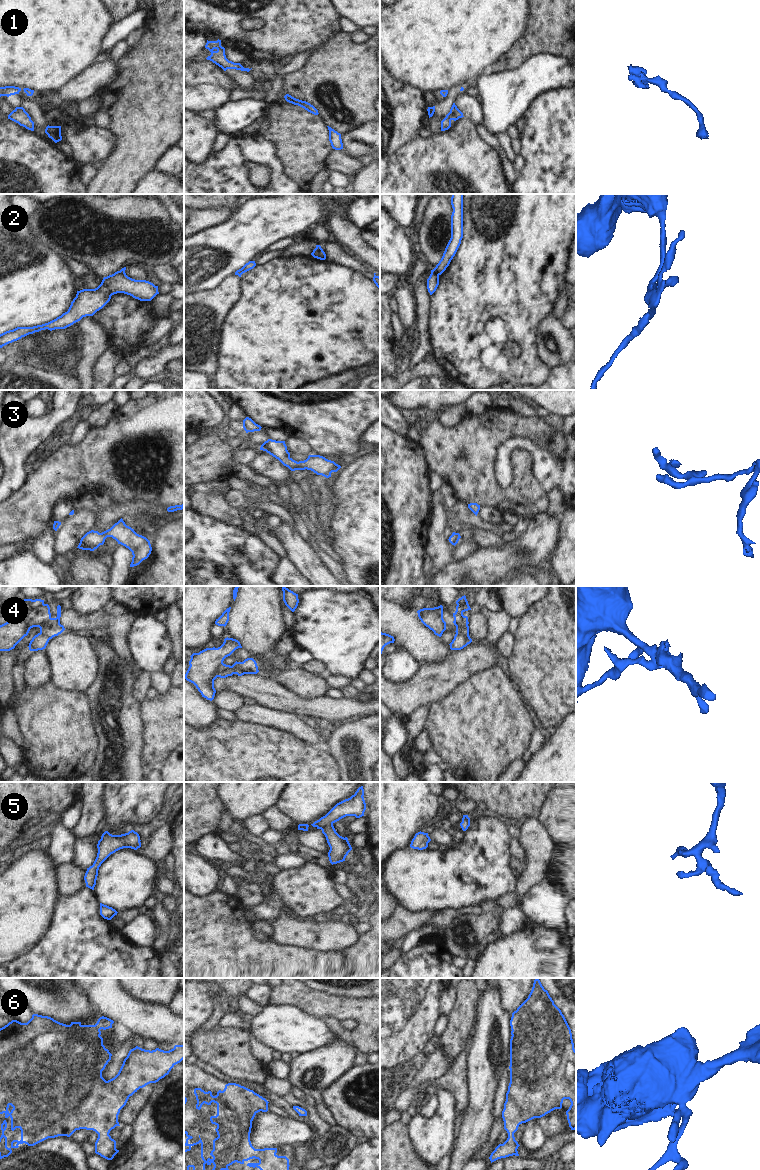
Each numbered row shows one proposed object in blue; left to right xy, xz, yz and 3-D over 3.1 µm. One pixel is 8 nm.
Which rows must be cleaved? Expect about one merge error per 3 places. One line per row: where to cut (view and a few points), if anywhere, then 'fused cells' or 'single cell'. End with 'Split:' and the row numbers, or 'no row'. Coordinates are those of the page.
1: no cut | single cell
2: yz (433, 269), (438, 275) | fused cells
3: no cut | single cell
4: xz (238, 662), (235, 669), (216, 676) | fused cells
5: no cut | single cell
6: no cut | single cell
Split: 2, 4

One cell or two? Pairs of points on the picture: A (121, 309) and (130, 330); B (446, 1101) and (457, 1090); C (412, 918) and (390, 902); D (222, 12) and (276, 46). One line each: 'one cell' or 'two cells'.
A: one cell
B: two cells
C: two cells
D: one cell

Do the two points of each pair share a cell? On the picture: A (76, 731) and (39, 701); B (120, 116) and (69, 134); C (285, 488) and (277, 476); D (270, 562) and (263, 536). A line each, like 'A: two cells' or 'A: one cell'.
A: one cell
B: two cells
C: two cells
D: two cells

